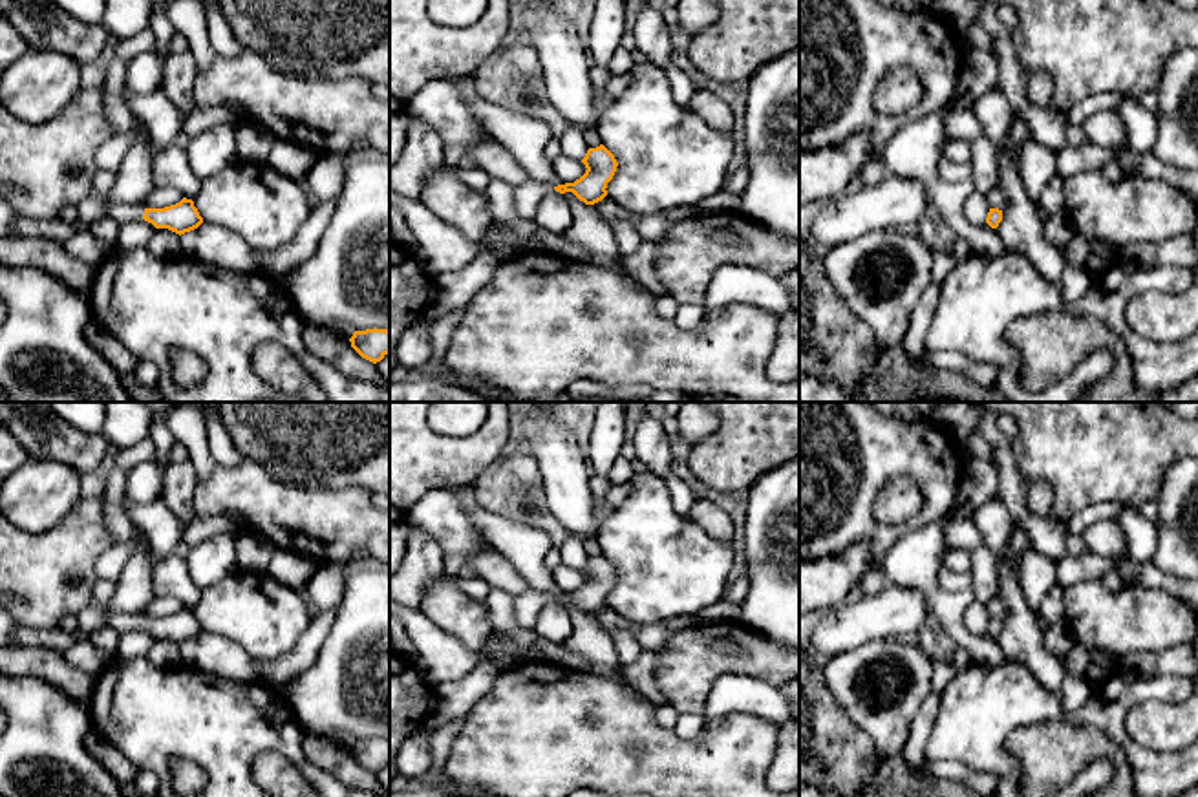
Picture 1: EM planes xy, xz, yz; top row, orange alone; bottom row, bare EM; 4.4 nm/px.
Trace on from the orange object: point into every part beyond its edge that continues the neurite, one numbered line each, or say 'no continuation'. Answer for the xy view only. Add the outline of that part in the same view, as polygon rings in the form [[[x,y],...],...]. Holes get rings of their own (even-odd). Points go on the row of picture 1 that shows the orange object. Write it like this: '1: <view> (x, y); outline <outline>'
1: xy (123, 212); outline [[[101,196],[101,201],[104,203],[104,210],[110,218],[117,219],[119,223],[143,219],[144,208],[141,205],[128,205],[128,203],[115,203],[108,199],[106,196]]]

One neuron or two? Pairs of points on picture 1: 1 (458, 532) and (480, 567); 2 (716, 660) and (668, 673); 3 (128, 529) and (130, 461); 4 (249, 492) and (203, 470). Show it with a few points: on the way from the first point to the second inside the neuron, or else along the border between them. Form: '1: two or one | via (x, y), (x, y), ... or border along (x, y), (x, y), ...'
1: two | border along (487, 543), (461, 573)
2: one | via (705, 660), (694, 660), (679, 673)
3: one | via (116, 512), (117, 478)
4: two | border along (216, 465), (207, 478), (198, 481)

